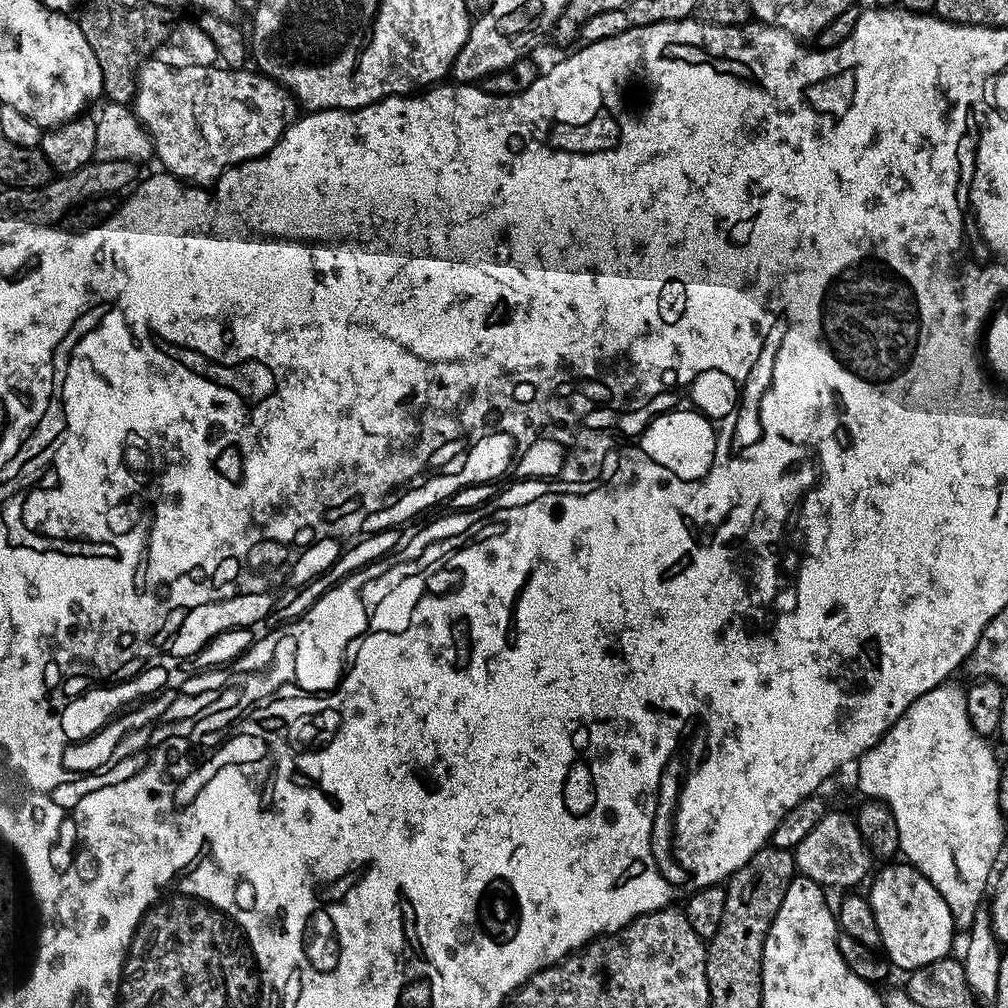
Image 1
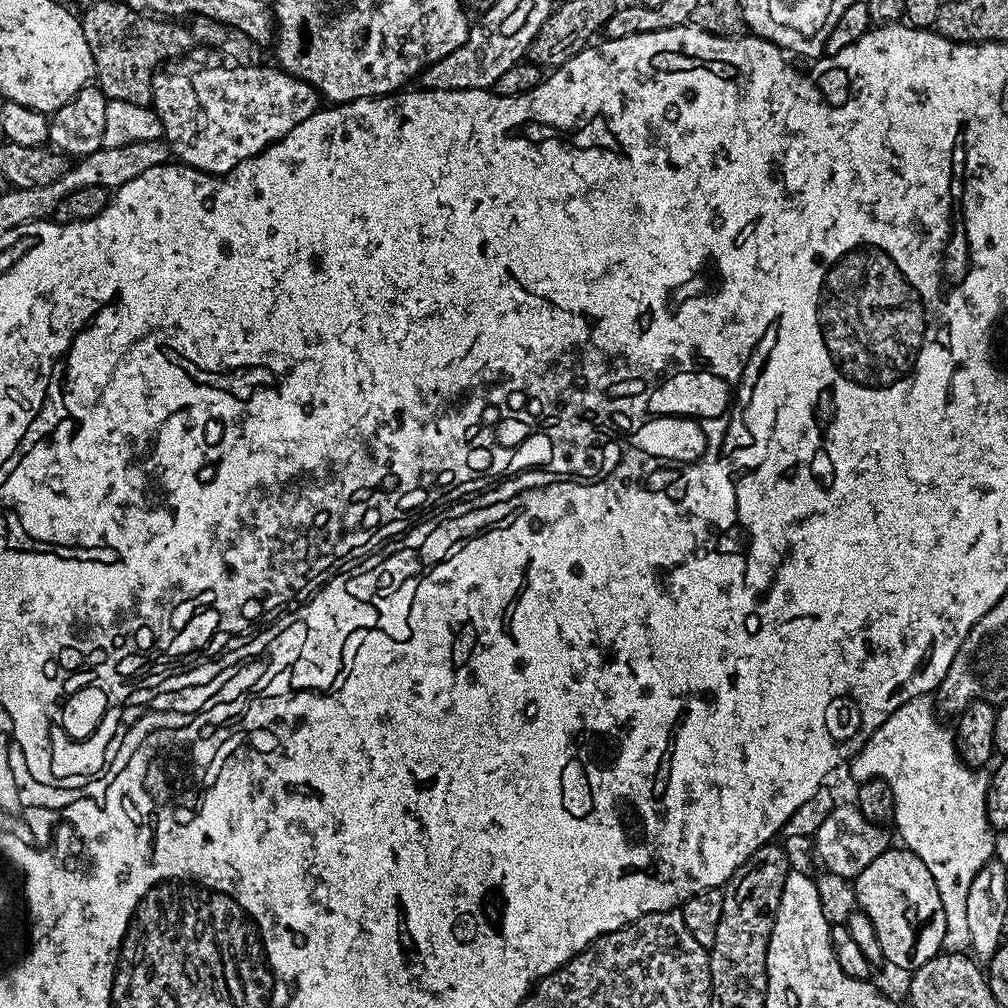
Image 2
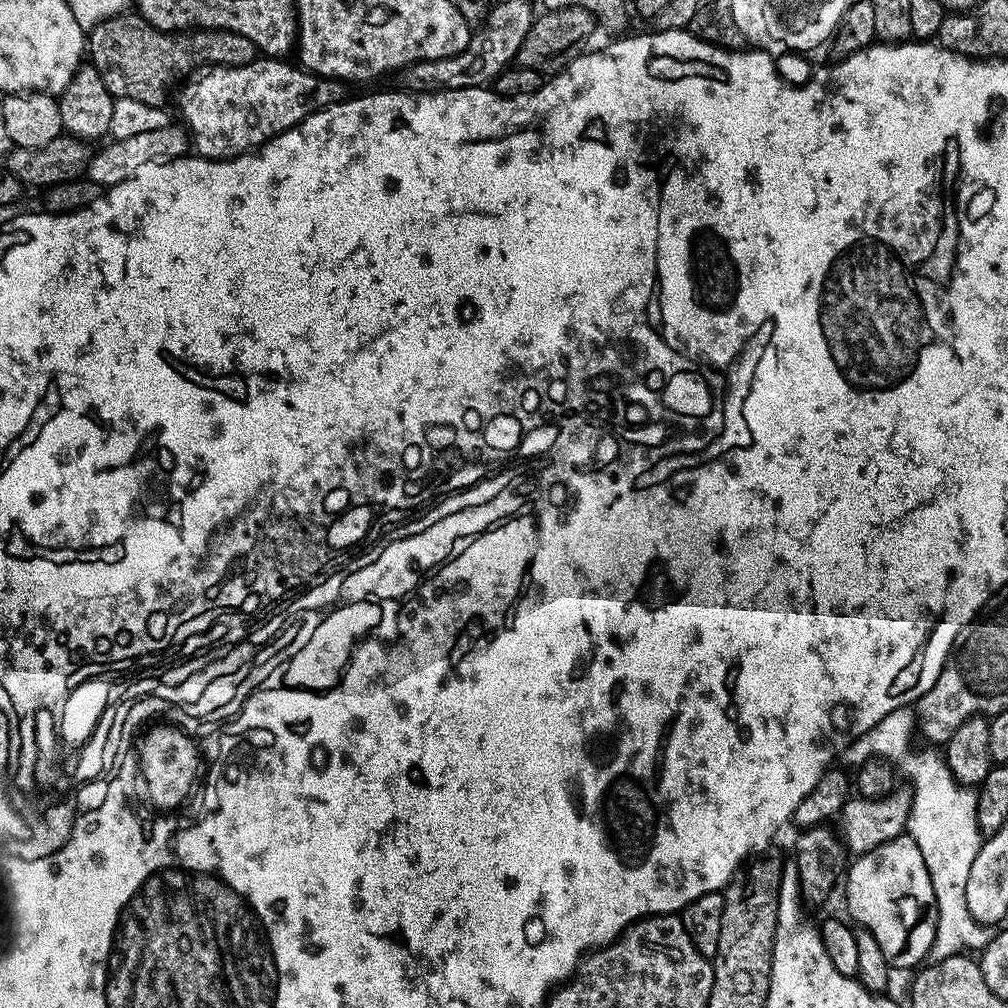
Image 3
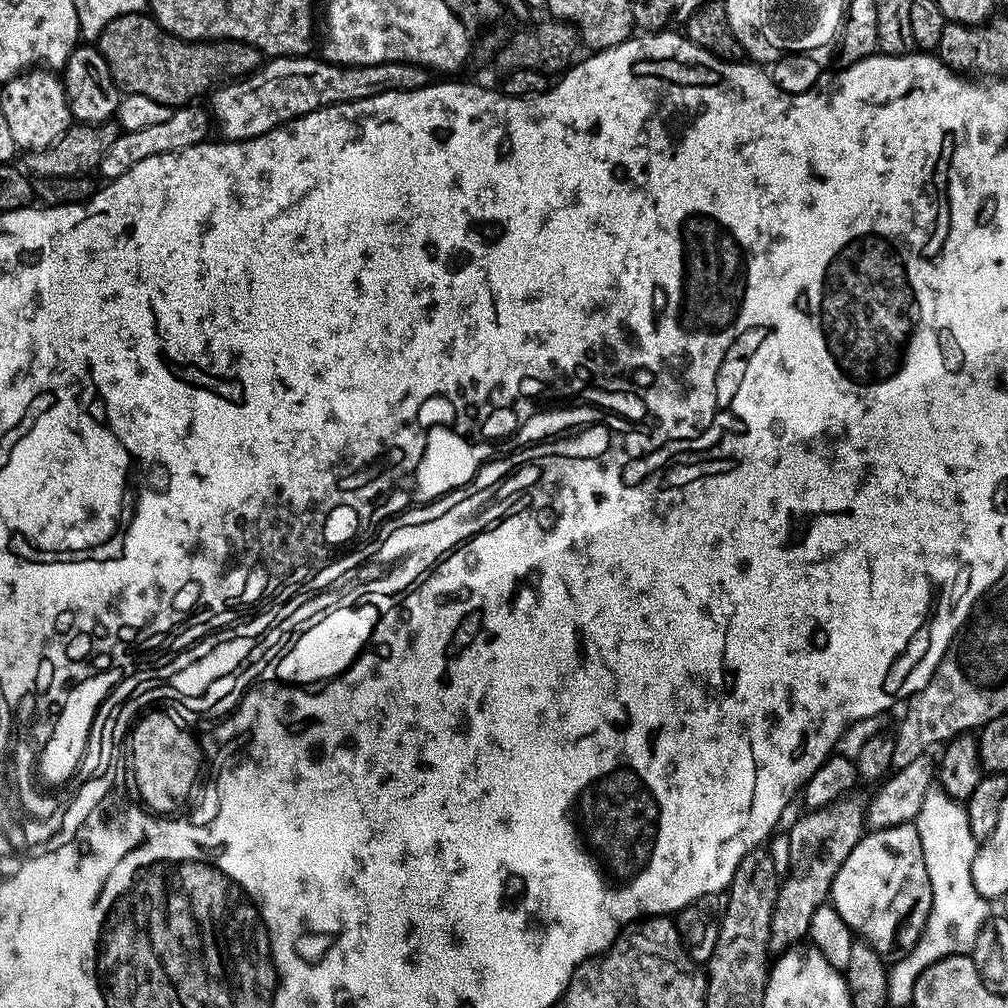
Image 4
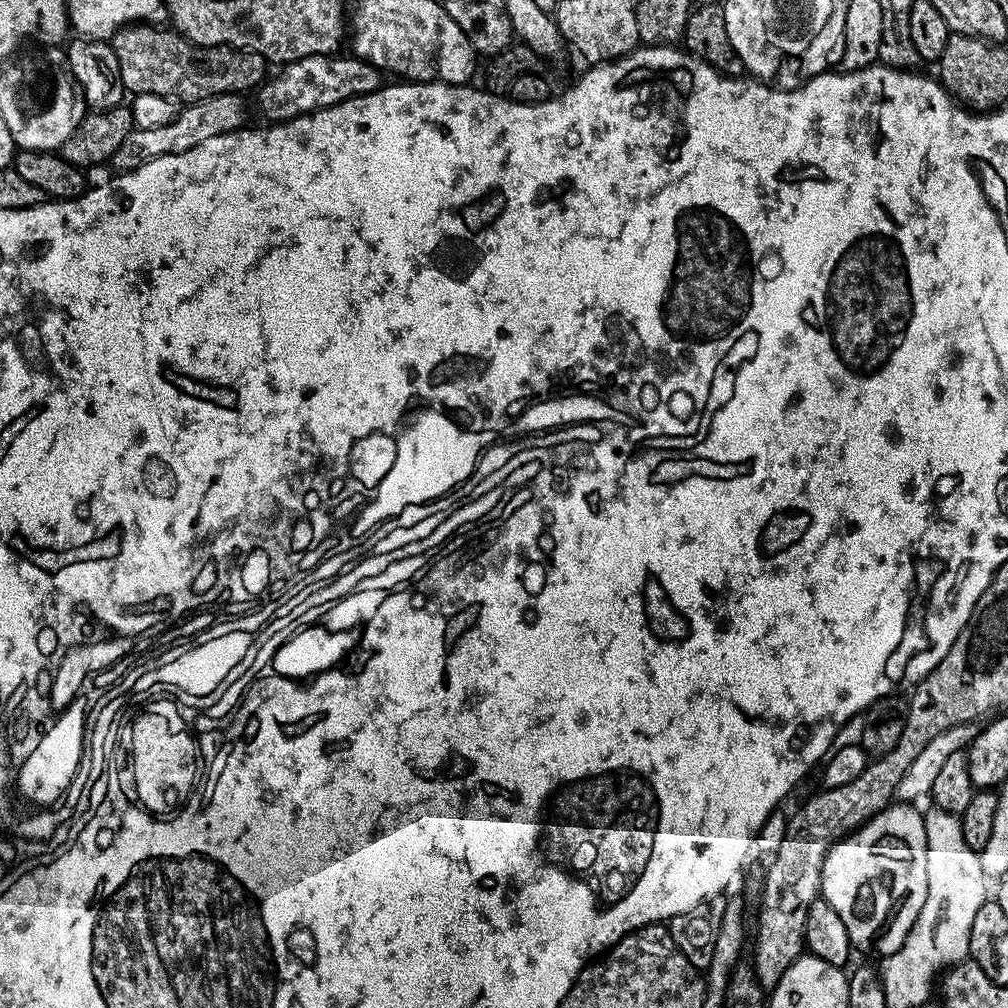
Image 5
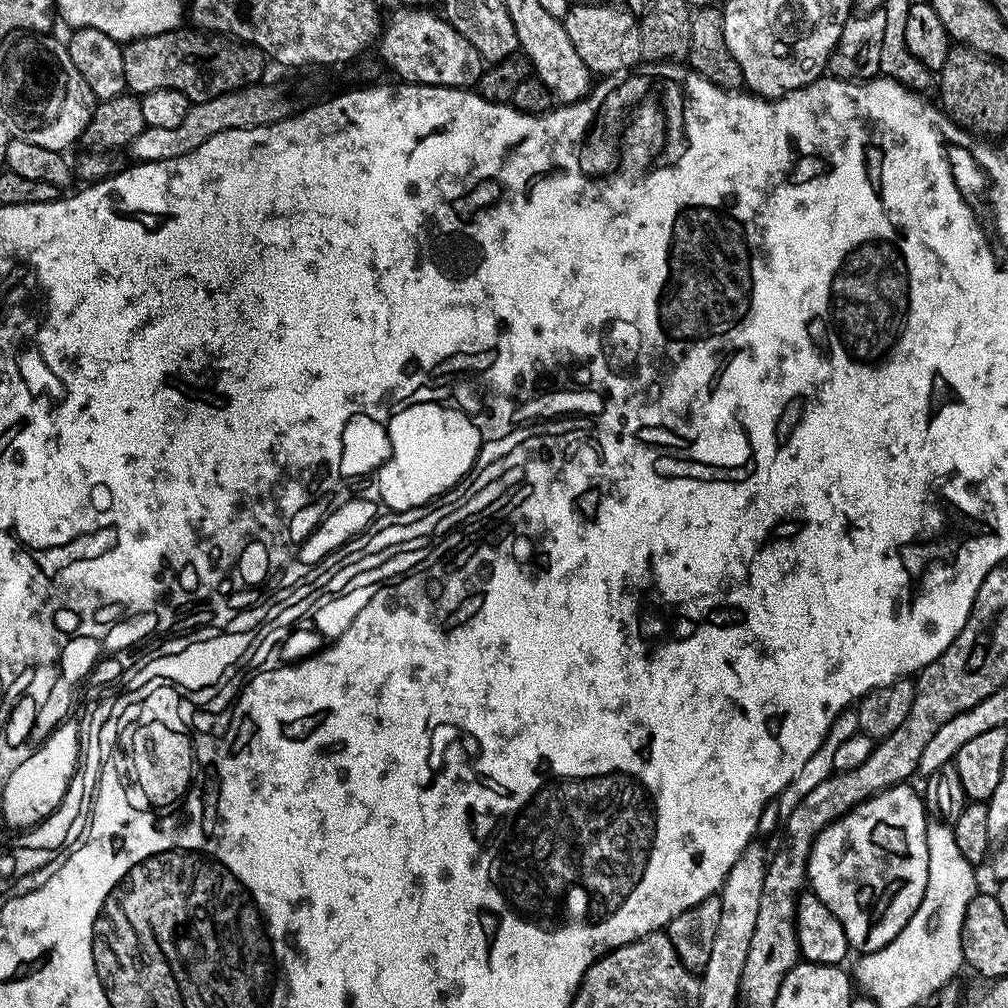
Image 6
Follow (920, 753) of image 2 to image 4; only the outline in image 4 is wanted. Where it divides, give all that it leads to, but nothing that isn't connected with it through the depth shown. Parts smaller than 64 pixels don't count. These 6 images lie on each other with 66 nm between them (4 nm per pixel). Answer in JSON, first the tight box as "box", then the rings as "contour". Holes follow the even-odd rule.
{"box":[888,798,990,1006],"contour":[[[944,798],[941,801],[940,808],[936,804],[929,803],[923,809],[922,821],[924,820],[924,825],[921,823],[918,828],[920,845],[924,851],[924,865],[928,871],[930,886],[932,887],[932,905],[930,906],[928,921],[914,950],[906,958],[897,960],[891,965],[888,973],[888,1003],[892,1006],[895,1004],[911,1005],[914,986],[918,982],[922,970],[934,966],[934,962],[947,956],[962,956],[971,953],[972,949],[976,947],[976,939],[982,926],[990,918],[989,903],[978,894],[978,890],[974,890],[974,882],[972,881],[972,863],[978,842],[970,834],[968,809],[963,803],[955,800]]]}

